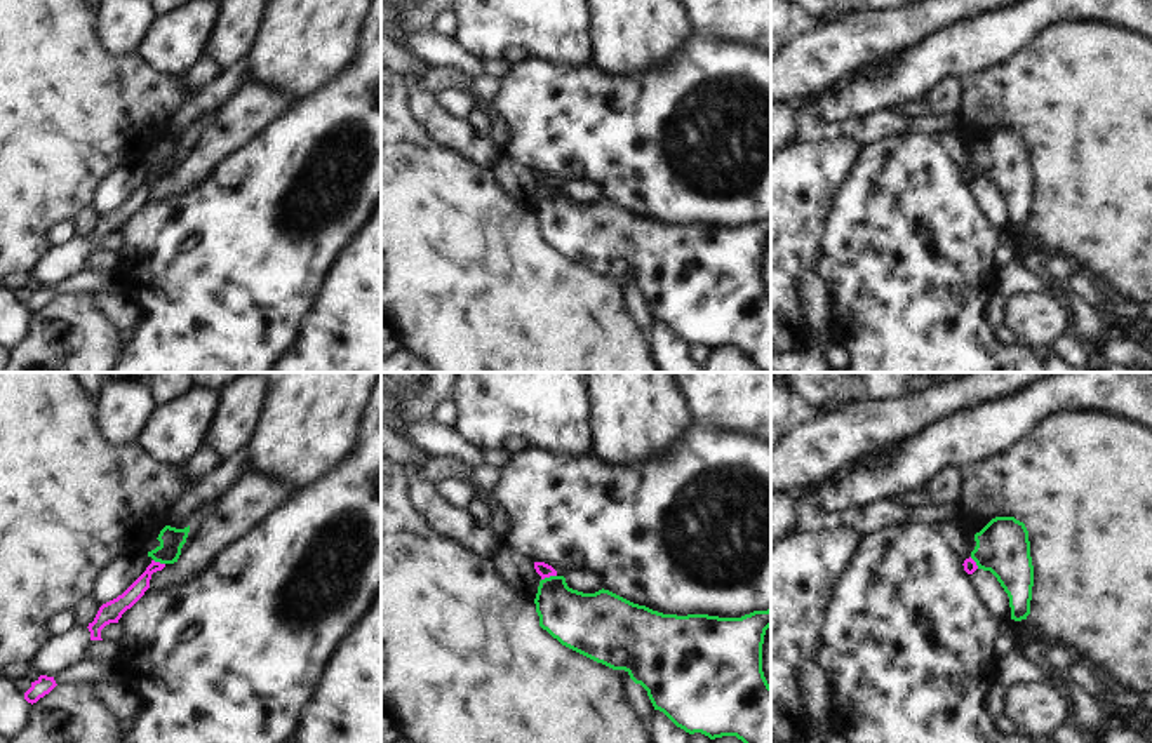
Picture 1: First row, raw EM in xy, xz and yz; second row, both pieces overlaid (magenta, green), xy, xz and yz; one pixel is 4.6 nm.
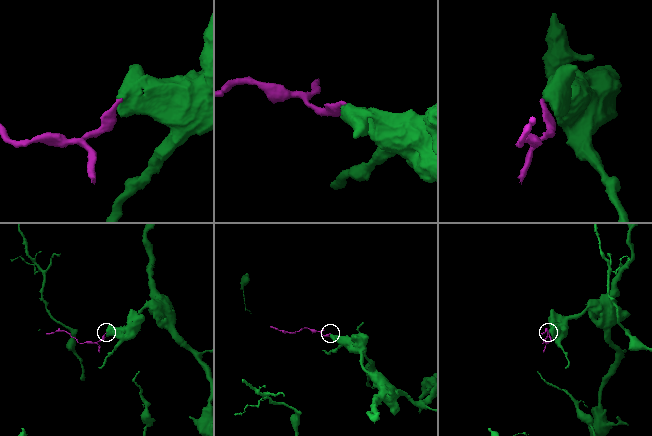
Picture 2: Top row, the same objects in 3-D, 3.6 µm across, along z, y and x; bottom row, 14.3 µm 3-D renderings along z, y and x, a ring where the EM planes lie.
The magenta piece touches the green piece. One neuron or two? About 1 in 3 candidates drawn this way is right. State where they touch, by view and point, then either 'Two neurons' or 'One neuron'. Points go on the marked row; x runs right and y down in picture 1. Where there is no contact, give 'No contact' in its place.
Touches magenta at xz (549, 576). Two neurons.

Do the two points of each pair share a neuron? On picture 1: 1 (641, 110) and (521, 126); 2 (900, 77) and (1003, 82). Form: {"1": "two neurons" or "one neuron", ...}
{"1": "one neuron", "2": "two neurons"}

